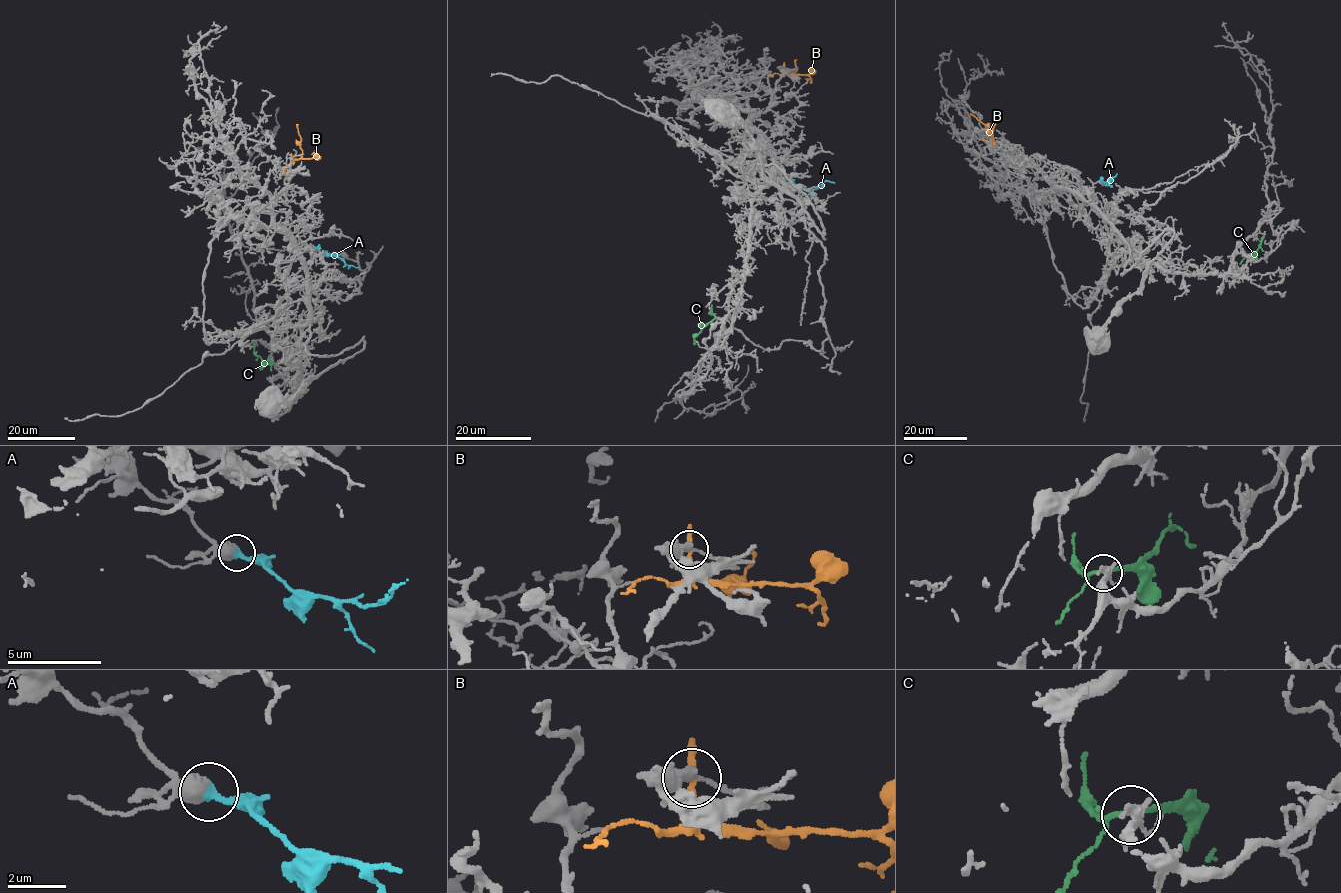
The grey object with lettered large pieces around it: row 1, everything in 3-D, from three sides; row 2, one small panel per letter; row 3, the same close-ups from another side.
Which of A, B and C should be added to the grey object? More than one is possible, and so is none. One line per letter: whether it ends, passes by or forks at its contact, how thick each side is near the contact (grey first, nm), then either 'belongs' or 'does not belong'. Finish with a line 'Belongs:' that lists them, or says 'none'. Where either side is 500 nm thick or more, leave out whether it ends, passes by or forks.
A: 700 nm thick on the grey side, 280 nm on the other; belongs
B: it passes by; 280 nm thick on the grey side, 220 nm on the other; does not belong
C: it passes by; 160 nm thick on the grey side, 180 nm on the other; belongs
Belongs: A, C

